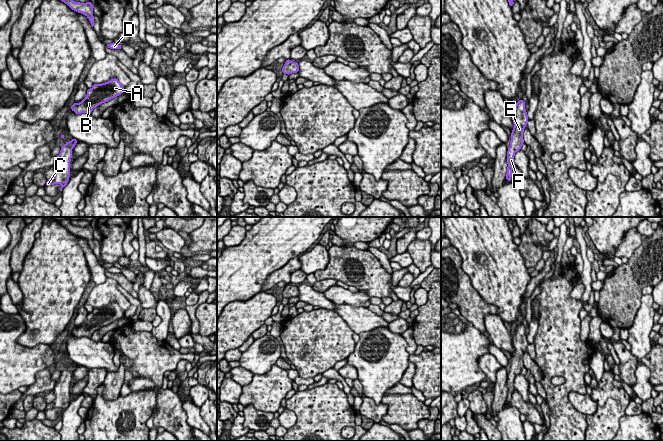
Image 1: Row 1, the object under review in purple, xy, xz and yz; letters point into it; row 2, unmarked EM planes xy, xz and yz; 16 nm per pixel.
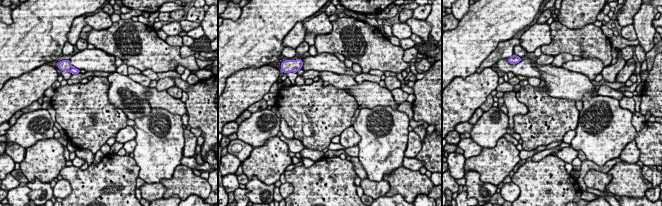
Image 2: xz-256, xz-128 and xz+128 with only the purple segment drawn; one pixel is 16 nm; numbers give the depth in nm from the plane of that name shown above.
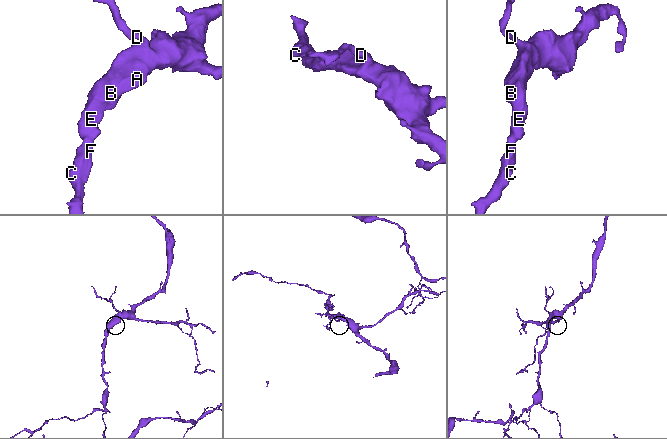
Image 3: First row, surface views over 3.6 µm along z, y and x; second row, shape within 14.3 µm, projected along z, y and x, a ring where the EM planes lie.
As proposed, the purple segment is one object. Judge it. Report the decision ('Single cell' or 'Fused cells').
Single cell

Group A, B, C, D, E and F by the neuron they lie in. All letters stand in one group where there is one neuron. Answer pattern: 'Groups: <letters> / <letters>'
Groups: A B C D E F

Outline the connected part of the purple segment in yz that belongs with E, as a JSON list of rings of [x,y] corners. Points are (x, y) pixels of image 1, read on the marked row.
[[[519,100],[515,105],[515,110],[512,112],[512,120],[514,123],[514,128],[511,133],[510,147],[507,151],[507,181],[511,181],[512,169],[514,168],[514,155],[515,152],[521,150],[521,146],[524,143],[523,131],[528,122],[527,112],[525,110],[525,102]]]

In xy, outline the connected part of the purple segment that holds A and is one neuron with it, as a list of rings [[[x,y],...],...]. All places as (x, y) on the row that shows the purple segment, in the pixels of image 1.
[[[116,78],[103,84],[93,84],[93,87],[87,90],[87,96],[80,103],[74,103],[71,106],[71,109],[76,114],[91,114],[95,107],[121,95],[122,93],[124,93],[124,87]]]

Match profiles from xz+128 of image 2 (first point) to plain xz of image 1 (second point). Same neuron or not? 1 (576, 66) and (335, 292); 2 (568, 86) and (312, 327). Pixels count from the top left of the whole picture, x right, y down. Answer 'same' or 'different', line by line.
1: same
2: different

